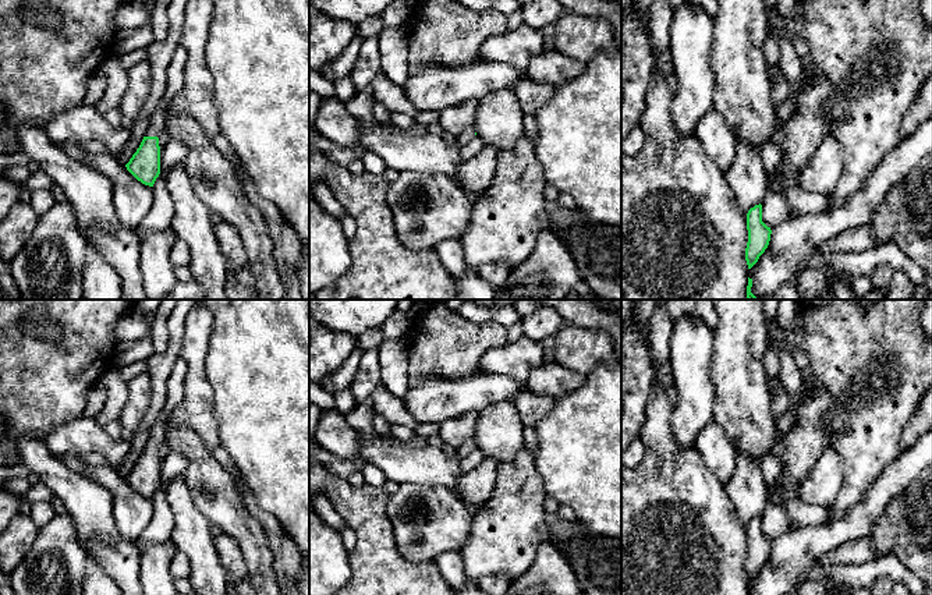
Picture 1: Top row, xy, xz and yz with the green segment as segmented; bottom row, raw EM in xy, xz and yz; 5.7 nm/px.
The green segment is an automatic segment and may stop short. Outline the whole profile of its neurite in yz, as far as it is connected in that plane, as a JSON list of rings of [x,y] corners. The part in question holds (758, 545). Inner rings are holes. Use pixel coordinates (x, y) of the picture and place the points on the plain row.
[[[755,517],[747,525],[748,555],[745,573],[751,581],[769,557],[772,542],[762,534],[762,517]]]

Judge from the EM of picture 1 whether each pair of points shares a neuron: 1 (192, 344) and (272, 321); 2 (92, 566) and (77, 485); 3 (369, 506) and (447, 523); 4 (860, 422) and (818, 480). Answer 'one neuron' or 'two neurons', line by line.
1: two neurons
2: two neurons
3: two neurons
4: two neurons

